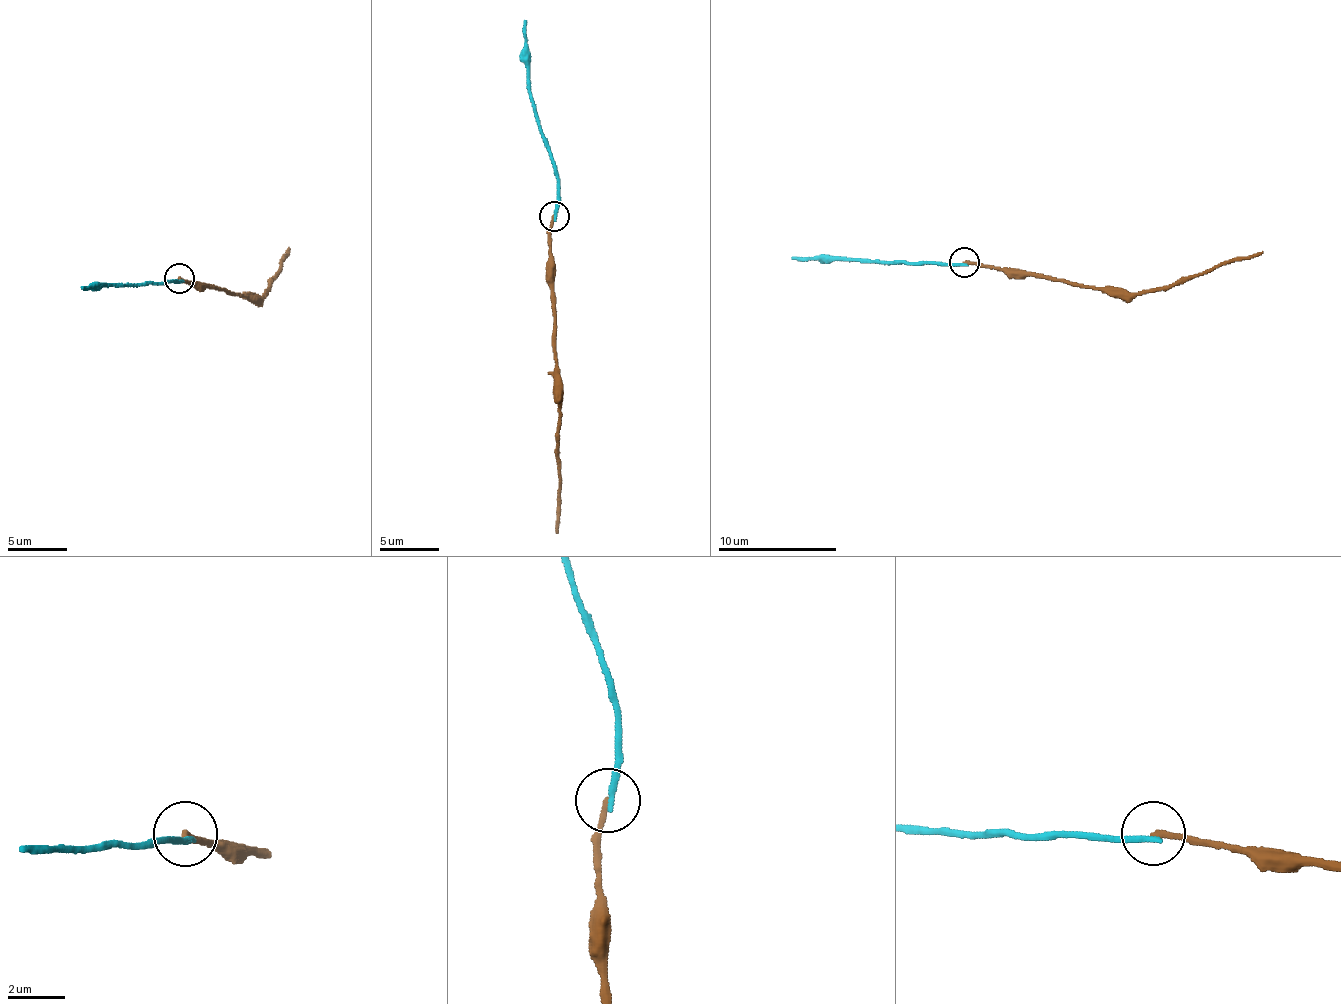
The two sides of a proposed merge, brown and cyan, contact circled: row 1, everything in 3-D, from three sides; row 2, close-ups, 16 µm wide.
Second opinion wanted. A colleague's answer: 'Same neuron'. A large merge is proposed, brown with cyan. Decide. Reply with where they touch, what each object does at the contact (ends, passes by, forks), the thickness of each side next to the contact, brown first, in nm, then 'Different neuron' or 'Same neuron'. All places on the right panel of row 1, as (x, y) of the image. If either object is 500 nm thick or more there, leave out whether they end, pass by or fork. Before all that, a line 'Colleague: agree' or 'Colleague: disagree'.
Colleague: disagree
Place: (964, 262). At the ring brown ends. At the ring cyan ends. Thickness 190 nm (brown) against 240 nm. Different neuron

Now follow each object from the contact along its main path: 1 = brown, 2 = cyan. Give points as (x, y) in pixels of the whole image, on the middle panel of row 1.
1: (553, 215), (551, 281), (560, 416), (557, 443), (556, 533)
2: (555, 215), (558, 171), (530, 96), (525, 21)

